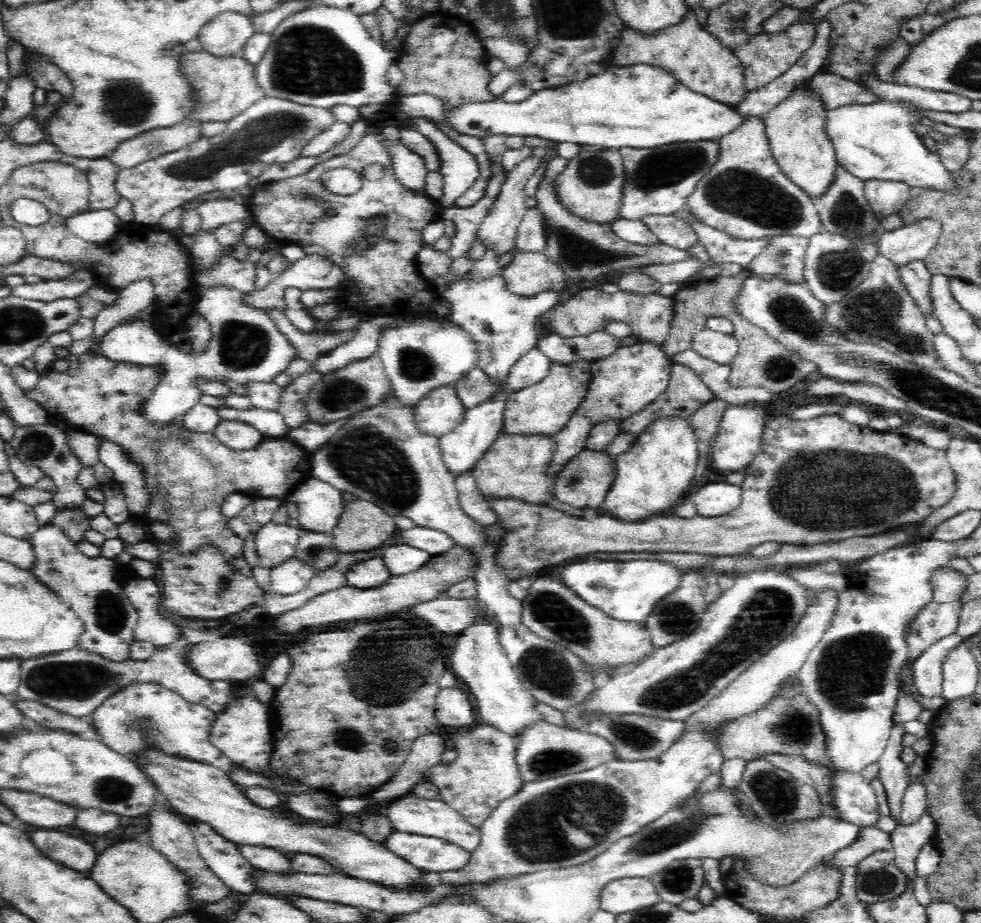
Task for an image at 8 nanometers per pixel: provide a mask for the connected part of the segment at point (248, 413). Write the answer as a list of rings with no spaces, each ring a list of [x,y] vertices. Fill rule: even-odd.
[[[255,407],[254,410],[238,410],[236,408],[218,409],[222,419],[228,423],[242,423],[255,428],[267,438],[287,438],[284,419],[273,412],[266,412]]]

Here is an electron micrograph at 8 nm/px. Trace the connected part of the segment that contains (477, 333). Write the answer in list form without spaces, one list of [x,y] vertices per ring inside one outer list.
[[[427,244],[418,251],[416,264],[427,281],[444,282],[446,288],[441,294],[451,306],[445,322],[465,330],[474,339],[479,352],[478,367],[494,380],[506,379],[516,362],[536,346],[537,316],[576,292],[576,283],[581,280],[564,274],[560,288],[546,288],[542,292],[524,295],[509,290],[504,267],[490,276],[479,276],[472,270],[466,274],[456,274],[452,270],[454,259],[450,251]]]

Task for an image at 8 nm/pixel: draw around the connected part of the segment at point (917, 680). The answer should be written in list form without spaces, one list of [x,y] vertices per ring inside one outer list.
[[[957,633],[940,639],[918,656],[913,666],[913,684],[918,696],[932,701],[943,696],[943,665],[964,639]]]

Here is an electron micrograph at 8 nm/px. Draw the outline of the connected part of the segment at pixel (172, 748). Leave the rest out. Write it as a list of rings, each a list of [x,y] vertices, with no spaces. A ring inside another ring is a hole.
[[[134,680],[104,699],[92,712],[92,722],[101,740],[129,759],[140,747],[160,747],[169,754],[180,754],[193,760],[202,760],[216,766],[226,774],[235,767],[225,754],[210,742],[210,729],[216,711],[196,702],[189,702],[176,690],[153,680]]]

